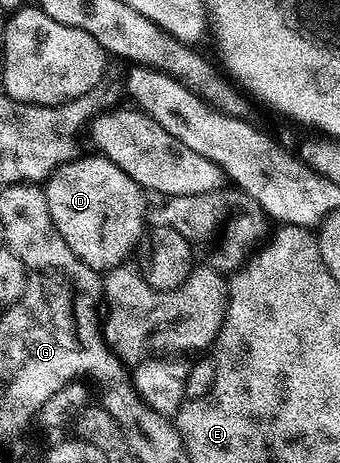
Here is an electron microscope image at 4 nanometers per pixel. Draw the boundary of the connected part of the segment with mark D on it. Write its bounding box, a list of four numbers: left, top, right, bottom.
[45,155,148,274]

